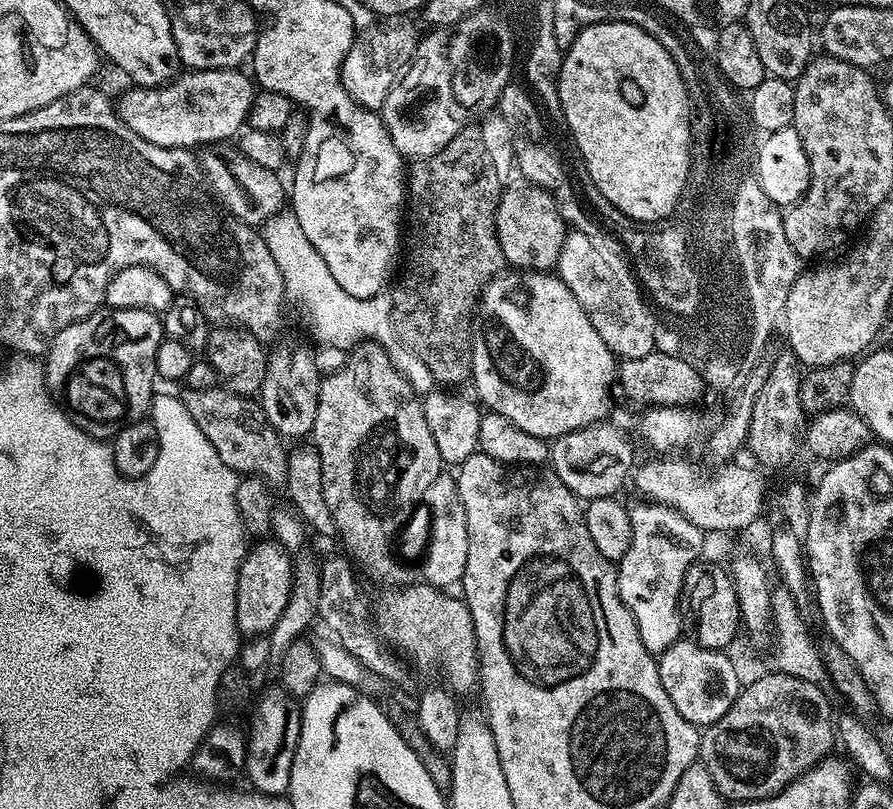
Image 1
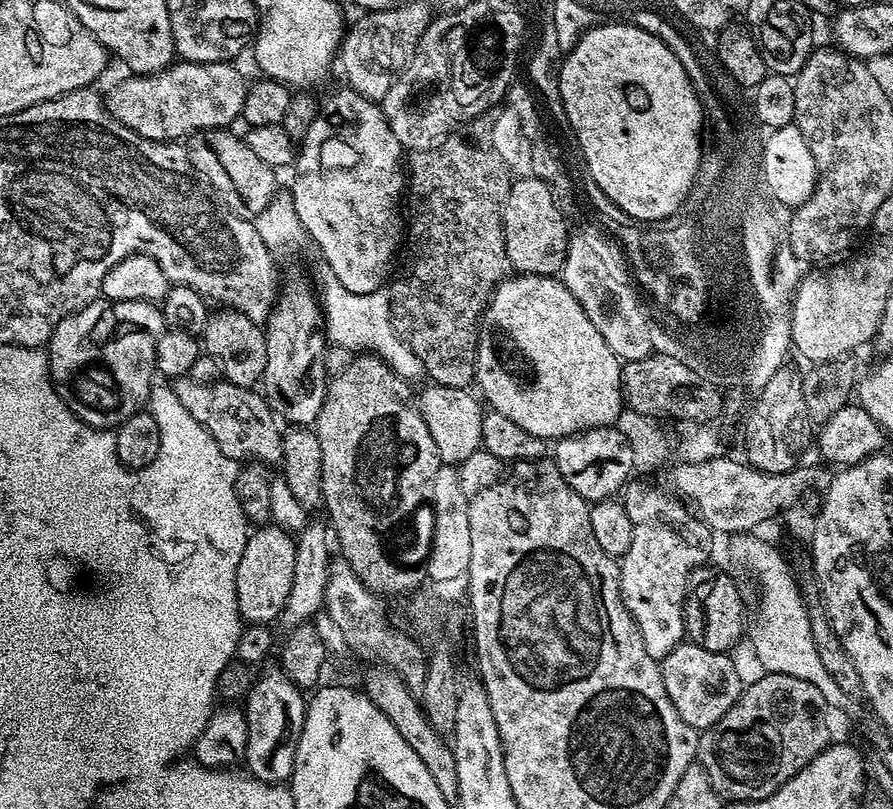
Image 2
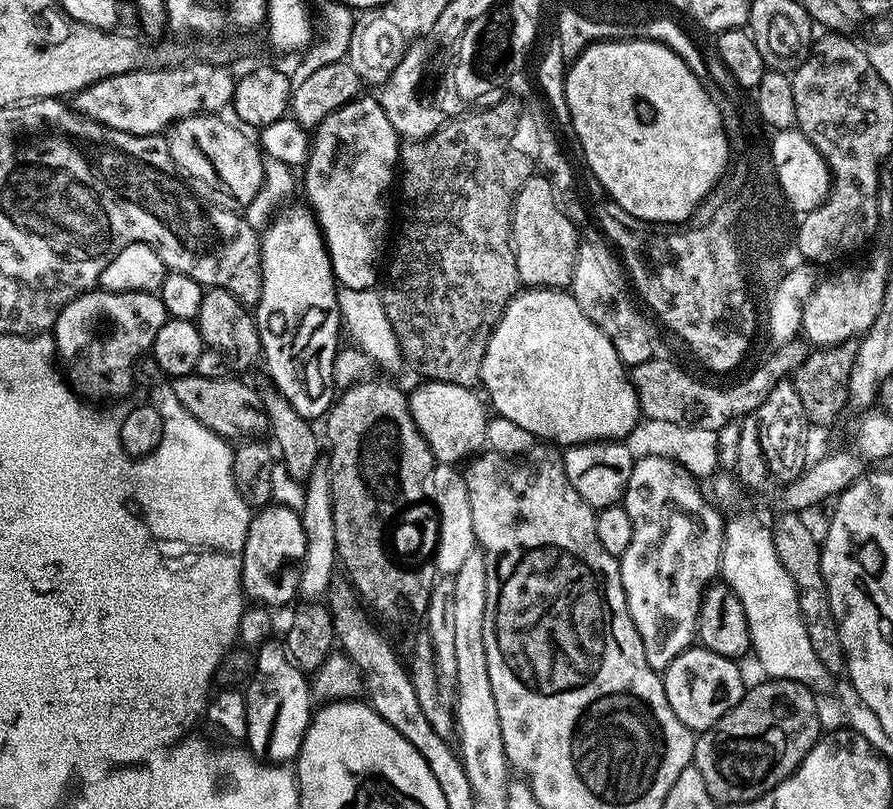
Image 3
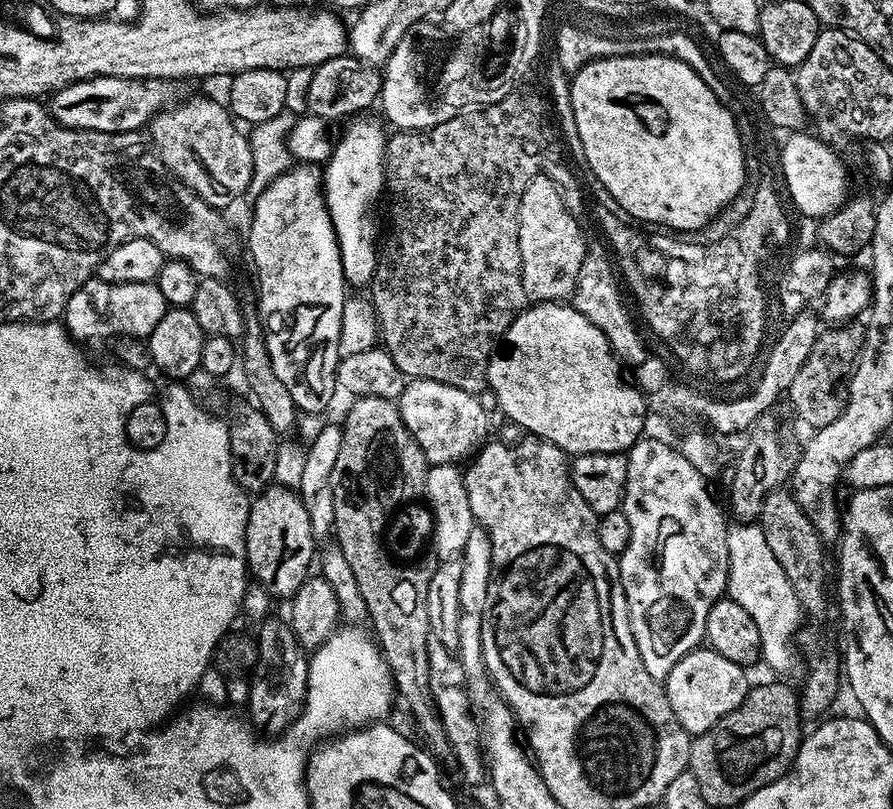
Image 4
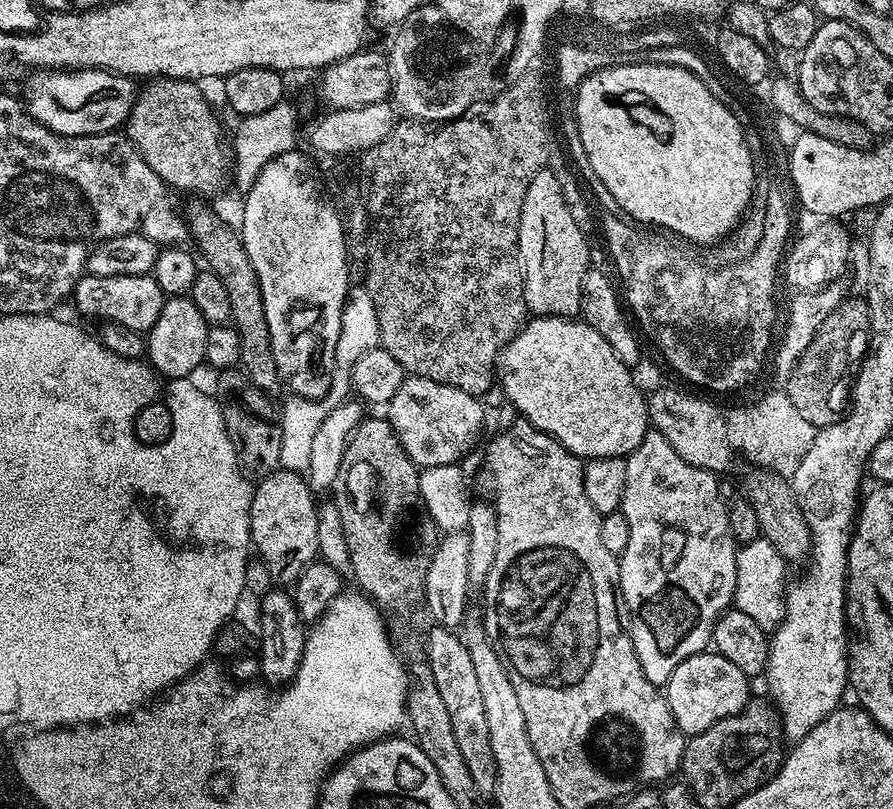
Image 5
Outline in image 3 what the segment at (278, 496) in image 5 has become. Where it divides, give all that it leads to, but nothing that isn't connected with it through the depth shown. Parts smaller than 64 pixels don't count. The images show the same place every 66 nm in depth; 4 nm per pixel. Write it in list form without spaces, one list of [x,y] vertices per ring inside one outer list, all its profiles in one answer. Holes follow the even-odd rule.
[[[273,502],[259,509],[248,523],[246,546],[242,554],[242,582],[249,601],[277,610],[297,598],[300,592],[301,569],[298,565],[306,554],[306,536],[303,534],[300,513],[294,507]]]

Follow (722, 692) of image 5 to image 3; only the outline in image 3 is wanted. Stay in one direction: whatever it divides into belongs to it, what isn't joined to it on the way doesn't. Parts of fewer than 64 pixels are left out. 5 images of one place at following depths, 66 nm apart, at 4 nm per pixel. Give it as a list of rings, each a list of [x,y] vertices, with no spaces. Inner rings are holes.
[[[703,646],[687,648],[668,668],[663,669],[662,679],[666,690],[666,702],[670,702],[670,710],[678,714],[678,718],[693,733],[705,732],[722,714],[726,714],[744,697],[746,683],[735,659],[722,654],[714,654]]]

